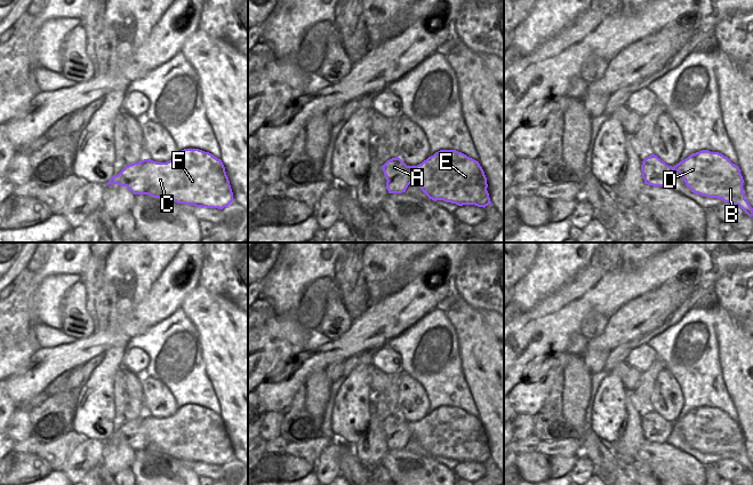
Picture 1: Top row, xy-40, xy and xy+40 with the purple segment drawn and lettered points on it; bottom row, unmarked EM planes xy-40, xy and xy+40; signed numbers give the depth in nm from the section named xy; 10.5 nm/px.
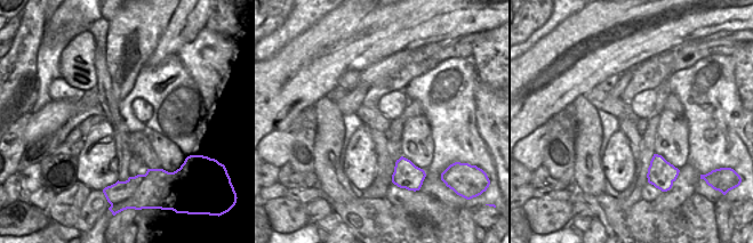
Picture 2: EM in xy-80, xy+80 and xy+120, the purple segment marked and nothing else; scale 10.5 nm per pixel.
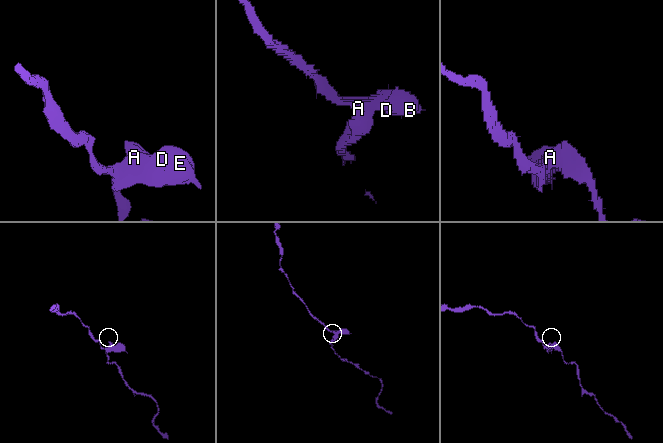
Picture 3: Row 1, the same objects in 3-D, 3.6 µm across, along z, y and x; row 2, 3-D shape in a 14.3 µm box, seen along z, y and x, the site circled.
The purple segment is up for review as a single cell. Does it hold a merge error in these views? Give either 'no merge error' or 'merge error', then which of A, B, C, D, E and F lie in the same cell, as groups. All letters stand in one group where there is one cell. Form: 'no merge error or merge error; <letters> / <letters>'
merge error; A / B C D E F

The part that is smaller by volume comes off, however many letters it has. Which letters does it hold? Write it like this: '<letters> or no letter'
B, C, D, E, F

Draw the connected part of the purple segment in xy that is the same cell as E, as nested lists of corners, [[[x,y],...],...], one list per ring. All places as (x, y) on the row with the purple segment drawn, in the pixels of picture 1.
[[[440,150],[422,164],[408,167],[408,176],[386,182],[388,193],[406,192],[410,183],[416,183],[434,201],[483,208],[491,204],[482,167],[462,152]]]

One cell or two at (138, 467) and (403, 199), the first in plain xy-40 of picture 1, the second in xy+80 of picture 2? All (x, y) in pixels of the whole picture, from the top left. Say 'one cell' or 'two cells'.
one cell

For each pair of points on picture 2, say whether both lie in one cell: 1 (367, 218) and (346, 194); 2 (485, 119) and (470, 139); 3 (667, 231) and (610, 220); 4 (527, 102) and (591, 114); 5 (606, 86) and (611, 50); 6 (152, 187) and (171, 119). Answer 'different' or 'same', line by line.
1: same
2: different
3: same
4: different
5: different
6: different

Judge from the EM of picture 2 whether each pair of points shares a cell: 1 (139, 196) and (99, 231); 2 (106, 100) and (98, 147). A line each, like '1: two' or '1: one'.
1: one
2: one

